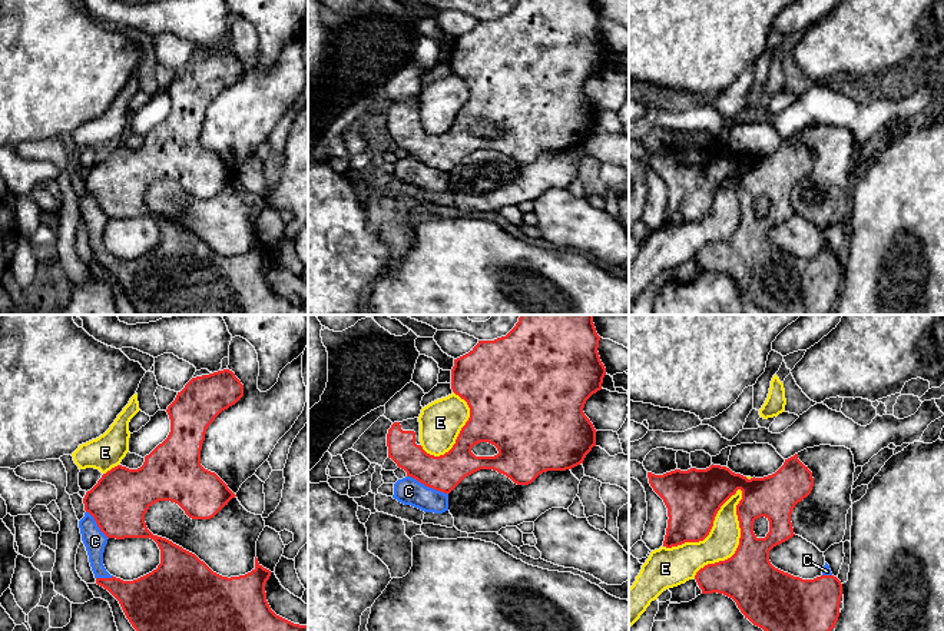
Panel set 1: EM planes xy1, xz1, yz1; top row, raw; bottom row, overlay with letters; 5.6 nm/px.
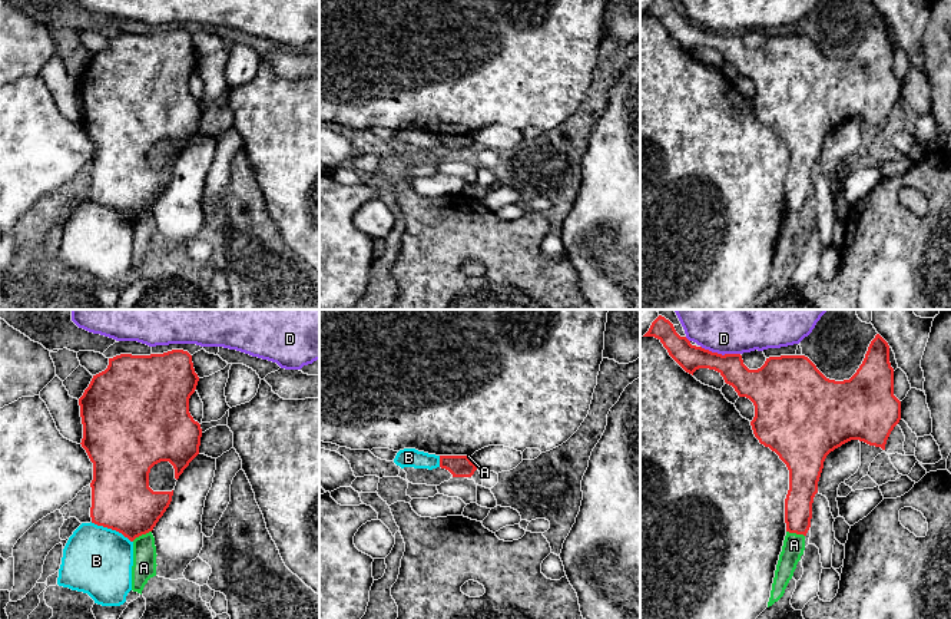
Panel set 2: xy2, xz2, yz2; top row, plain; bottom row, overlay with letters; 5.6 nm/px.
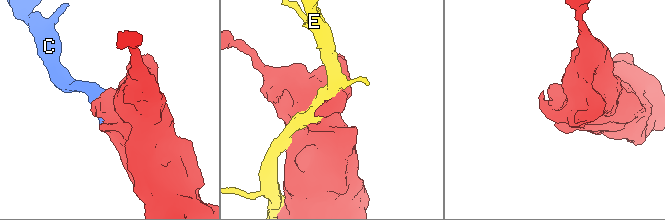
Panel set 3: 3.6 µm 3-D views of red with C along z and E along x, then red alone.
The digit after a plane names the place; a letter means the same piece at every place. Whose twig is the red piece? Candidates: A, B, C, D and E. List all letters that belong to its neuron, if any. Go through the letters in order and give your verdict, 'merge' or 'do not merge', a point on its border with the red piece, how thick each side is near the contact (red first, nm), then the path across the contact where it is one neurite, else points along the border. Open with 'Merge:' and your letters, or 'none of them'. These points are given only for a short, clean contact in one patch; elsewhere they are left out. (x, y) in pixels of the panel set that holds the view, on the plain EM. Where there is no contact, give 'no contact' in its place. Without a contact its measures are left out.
Merge: C
A: do not merge | xy2 (141, 214) | 340/130 nm | along xy2 (151, 209), (132, 219)
B: do not merge | xy2 (112, 208) | 340/380 nm | along xy2 (90, 201), (115, 208), (132, 221)
C: merge | xz1 (427, 165) | 200/160 nm
D: do not merge | yz2 (721, 33) | 170/190 nm
E: do not merge | yz1 (709, 211) | 320/200 nm

